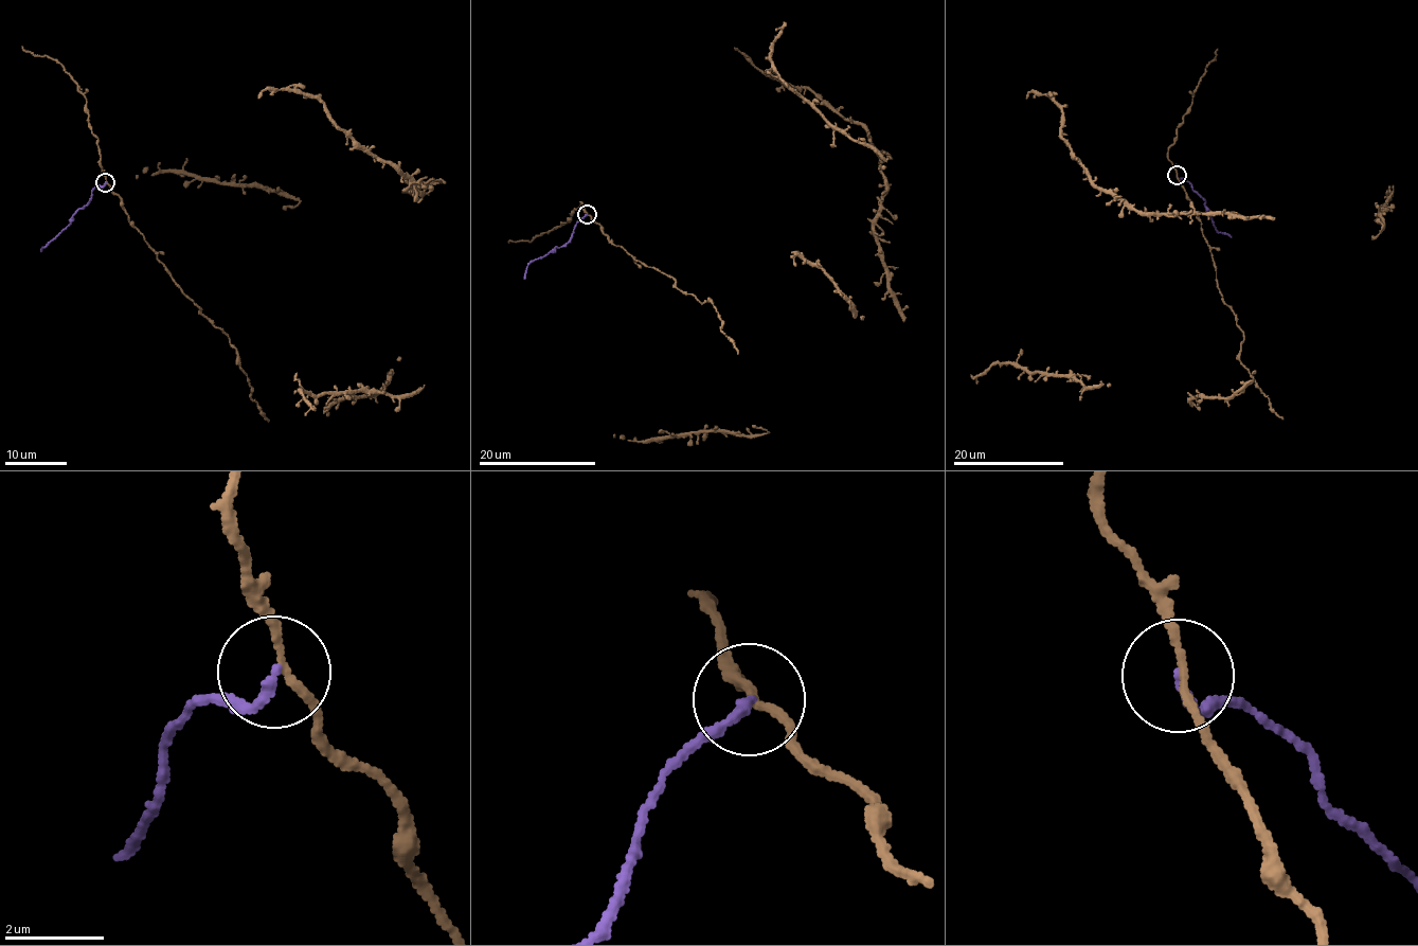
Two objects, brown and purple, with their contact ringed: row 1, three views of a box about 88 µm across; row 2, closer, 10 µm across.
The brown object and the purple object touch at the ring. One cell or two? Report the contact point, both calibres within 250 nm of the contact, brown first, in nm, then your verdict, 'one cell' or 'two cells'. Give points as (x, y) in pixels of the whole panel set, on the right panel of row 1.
(1177, 175) | 150/180 nm | two cells

